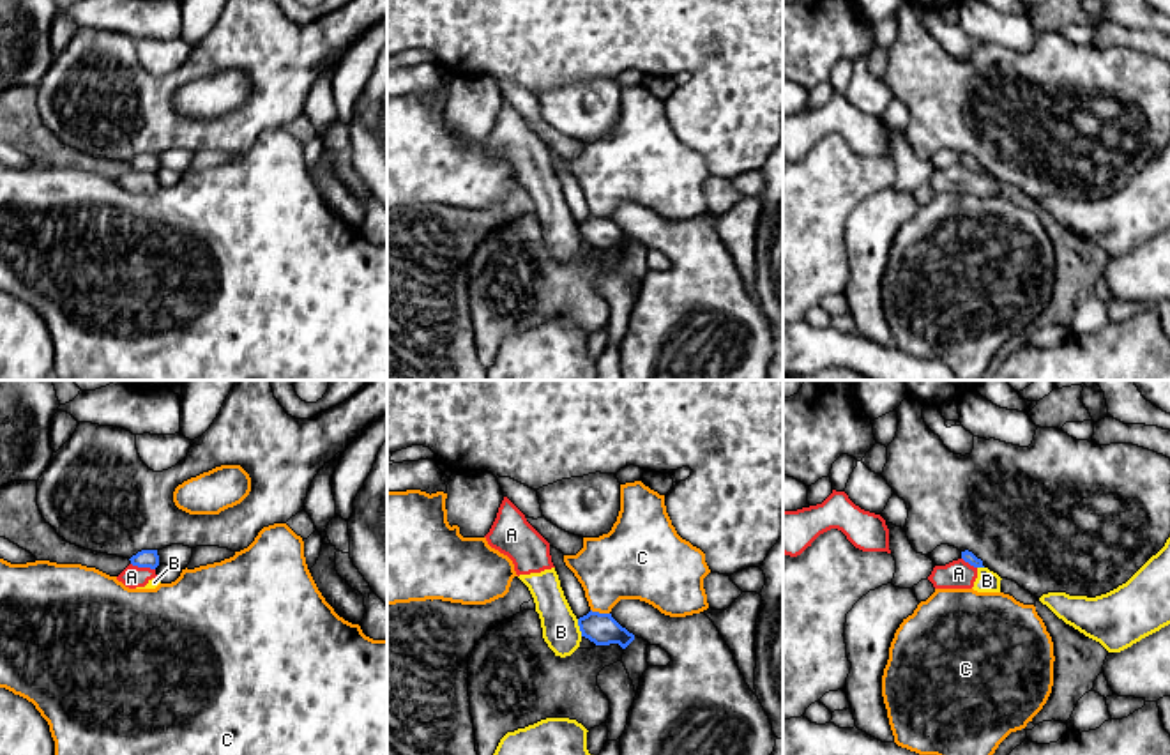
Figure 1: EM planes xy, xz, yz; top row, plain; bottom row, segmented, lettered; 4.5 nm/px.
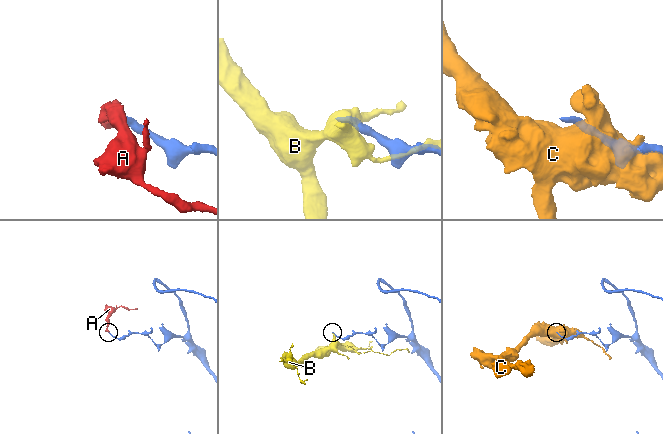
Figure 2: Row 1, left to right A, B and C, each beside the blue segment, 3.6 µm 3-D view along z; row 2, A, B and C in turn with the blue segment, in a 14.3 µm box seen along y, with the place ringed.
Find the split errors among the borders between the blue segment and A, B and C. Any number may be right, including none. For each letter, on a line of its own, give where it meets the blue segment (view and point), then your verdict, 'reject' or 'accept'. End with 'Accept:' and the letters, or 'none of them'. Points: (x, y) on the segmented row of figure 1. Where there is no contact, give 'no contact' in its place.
A: contact xy (144, 566); reject
B: contact xz (580, 628); reject
C: contact xz (598, 612); reject
Accept: none of them

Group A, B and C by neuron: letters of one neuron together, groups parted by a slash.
A B / C

